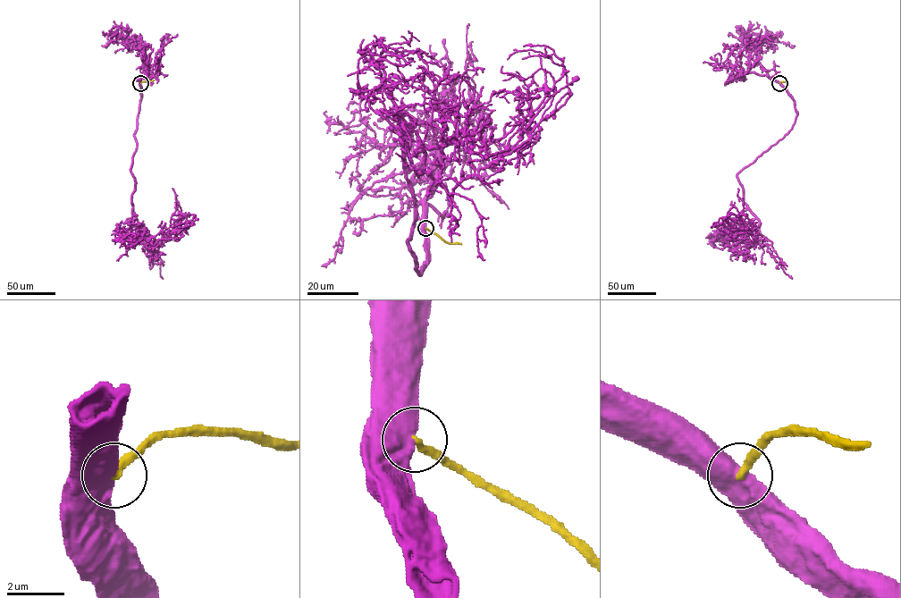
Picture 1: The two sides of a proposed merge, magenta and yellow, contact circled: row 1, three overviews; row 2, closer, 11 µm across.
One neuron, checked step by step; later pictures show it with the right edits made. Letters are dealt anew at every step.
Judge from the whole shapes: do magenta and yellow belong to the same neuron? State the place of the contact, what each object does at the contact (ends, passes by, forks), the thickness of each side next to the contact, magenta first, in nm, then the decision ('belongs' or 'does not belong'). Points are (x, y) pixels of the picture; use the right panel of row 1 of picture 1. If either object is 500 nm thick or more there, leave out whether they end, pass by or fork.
(779, 83) | 750/280 nm | does not belong

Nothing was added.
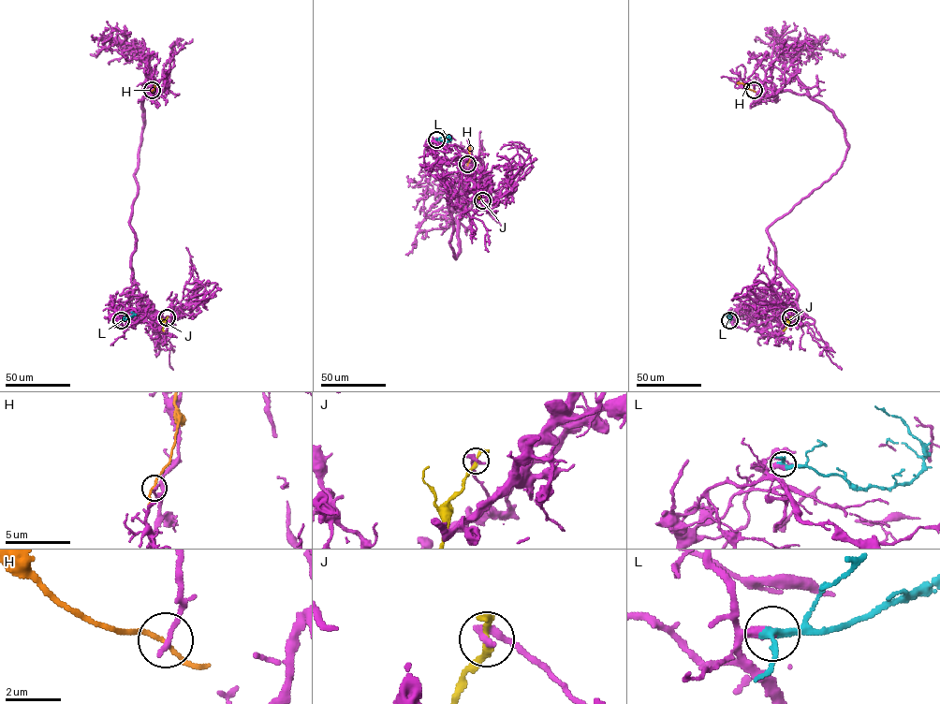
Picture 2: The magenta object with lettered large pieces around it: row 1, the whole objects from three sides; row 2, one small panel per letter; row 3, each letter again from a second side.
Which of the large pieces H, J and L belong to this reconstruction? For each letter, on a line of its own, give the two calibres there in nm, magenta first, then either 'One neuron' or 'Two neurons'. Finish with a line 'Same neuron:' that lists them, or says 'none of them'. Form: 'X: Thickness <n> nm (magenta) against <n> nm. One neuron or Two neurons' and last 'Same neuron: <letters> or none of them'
H: Thickness 220 nm (magenta) against 150 nm. Two neurons
J: Thickness 440 nm (magenta) against 240 nm. Two neurons
L: Thickness 400 nm (magenta) against 240 nm. One neuron
Same neuron: L

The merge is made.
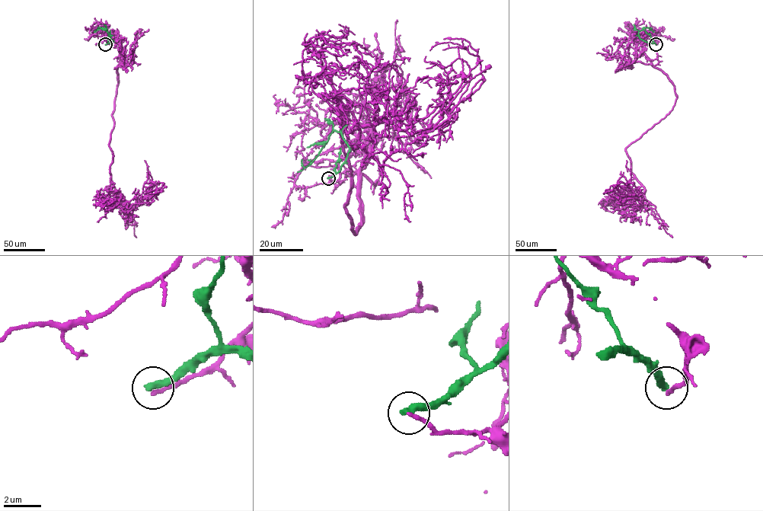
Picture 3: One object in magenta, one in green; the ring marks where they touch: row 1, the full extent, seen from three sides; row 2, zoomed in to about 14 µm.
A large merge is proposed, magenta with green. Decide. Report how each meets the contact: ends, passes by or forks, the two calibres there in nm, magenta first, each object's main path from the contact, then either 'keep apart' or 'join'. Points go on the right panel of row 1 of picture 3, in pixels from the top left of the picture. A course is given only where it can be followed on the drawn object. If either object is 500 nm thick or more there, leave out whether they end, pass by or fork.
magenta ends; green ends; calibres 200 and 440 nm; course magenta (656, 45), (640, 41), (675, 105), (626, 148), (643, 187), (637, 209), (626, 184), (608, 193); course green (656, 44), (643, 40), (638, 33), (647, 27), (653, 30); keep apart

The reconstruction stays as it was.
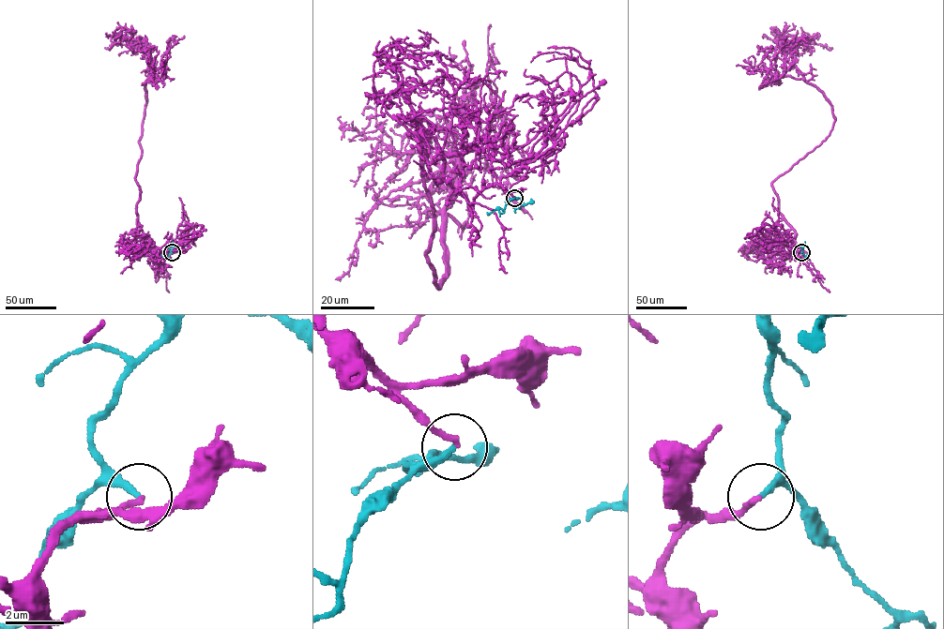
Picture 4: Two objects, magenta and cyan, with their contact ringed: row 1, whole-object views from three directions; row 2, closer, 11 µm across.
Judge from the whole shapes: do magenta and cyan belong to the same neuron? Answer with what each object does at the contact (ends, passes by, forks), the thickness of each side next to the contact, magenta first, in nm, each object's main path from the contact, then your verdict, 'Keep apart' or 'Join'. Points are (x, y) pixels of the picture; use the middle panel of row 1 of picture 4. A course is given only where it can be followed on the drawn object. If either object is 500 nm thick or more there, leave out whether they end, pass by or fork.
At the ring magenta ends. At the ring cyan ends. Thickness 200 nm (magenta) against 220 nm. Course of magenta: (514, 197), (489, 185), (472, 217), (418, 126), (438, 287), (460, 153), (496, 115), (500, 186), (532, 218). Course of cyan: (514, 197), (510, 200), (519, 198), (522, 202), (517, 208), (513, 207), (517, 206). Join

